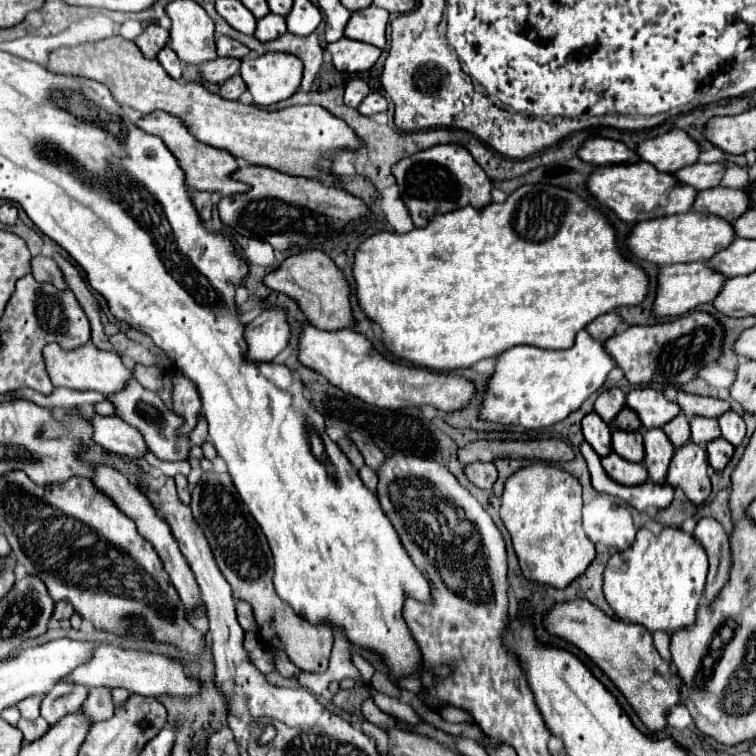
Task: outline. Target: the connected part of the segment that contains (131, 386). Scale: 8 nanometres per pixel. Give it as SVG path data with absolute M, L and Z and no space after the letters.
M128 379L120 391L106 395L106 399L116 407L116 417L120 417L122 421L136 427L142 433L148 449L158 459L182 461L188 457L188 451L190 451L188 439L176 439L176 427L180 427L180 419L176 419L176 415L172 415L172 411L162 403L162 399L154 391L144 389L136 379Z

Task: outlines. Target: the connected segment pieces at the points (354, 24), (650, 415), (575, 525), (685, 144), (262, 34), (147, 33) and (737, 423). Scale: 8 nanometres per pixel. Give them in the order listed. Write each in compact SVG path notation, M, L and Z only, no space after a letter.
M372 5L372 7L366 7L364 11L352 13L352 17L344 29L344 37L384 49L386 23L388 23L388 11Z
M634 389L628 393L626 403L640 415L644 429L662 427L682 411L678 403L668 401L664 393L654 389Z
M534 463L506 481L500 517L512 535L522 575L558 589L568 587L594 561L594 543L582 529L582 487L568 471Z
M672 129L660 137L638 143L636 153L658 171L676 173L680 167L696 163L700 147L682 129Z
M268 13L264 19L260 19L260 21L256 23L254 37L256 37L256 39L260 39L262 43L266 43L266 41L272 41L272 39L276 39L276 37L284 35L284 33L286 33L284 17Z
M154 23L144 29L144 33L136 39L136 45L146 59L156 59L158 51L168 45L168 39L170 39L170 33Z
M728 411L728 413L724 413L718 421L720 421L722 437L724 437L728 443L732 443L734 447L738 447L738 445L744 441L744 437L746 437L744 419L742 419L738 413Z

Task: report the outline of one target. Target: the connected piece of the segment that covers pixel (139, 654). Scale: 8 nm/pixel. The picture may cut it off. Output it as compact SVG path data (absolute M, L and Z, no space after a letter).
M98 645L92 653L92 657L80 665L72 675L66 679L72 685L82 685L86 689L92 687L122 687L130 693L136 695L148 695L148 697L158 697L158 695L192 695L200 691L198 679L190 679L184 675L184 663L168 659L164 655L154 655L148 651L134 651L134 649L118 649L114 645Z

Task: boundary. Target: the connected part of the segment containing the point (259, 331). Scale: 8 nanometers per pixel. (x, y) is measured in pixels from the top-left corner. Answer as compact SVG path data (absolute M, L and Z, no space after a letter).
M266 309L244 329L248 343L246 359L252 363L272 361L290 339L290 325L282 309Z

